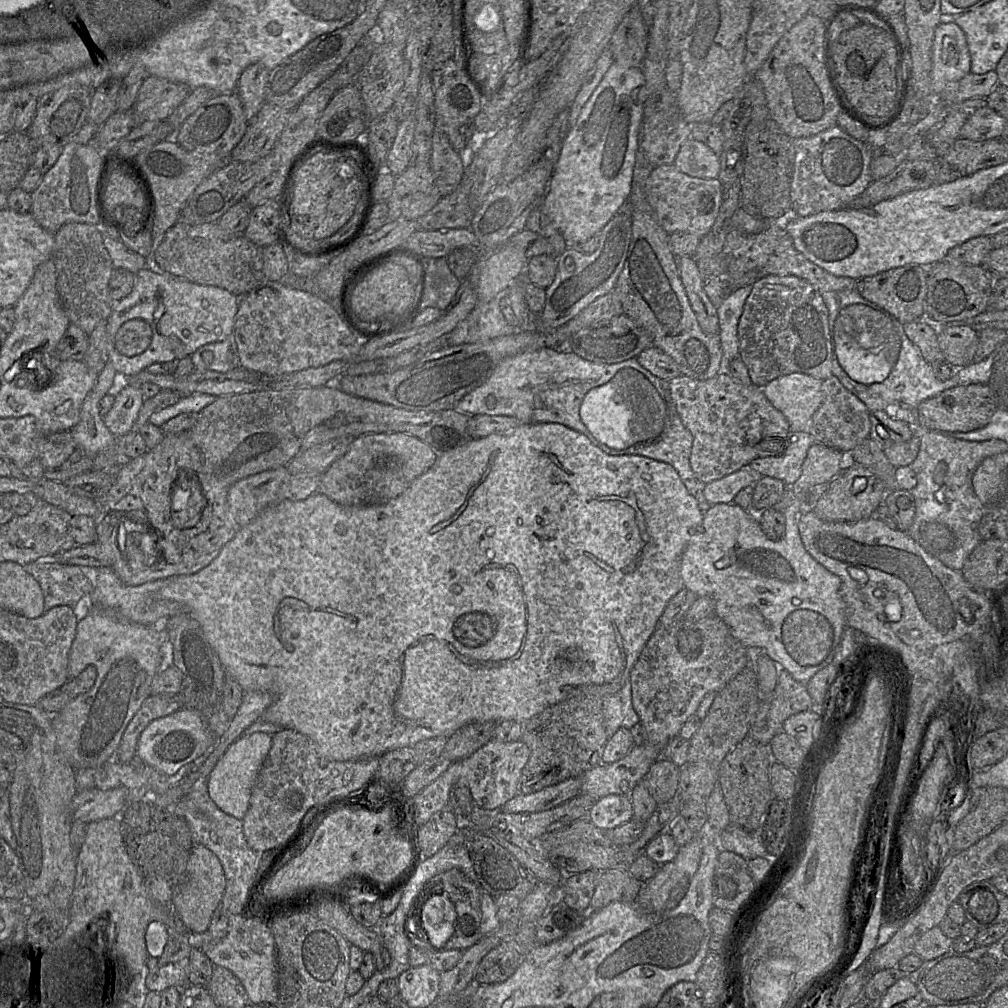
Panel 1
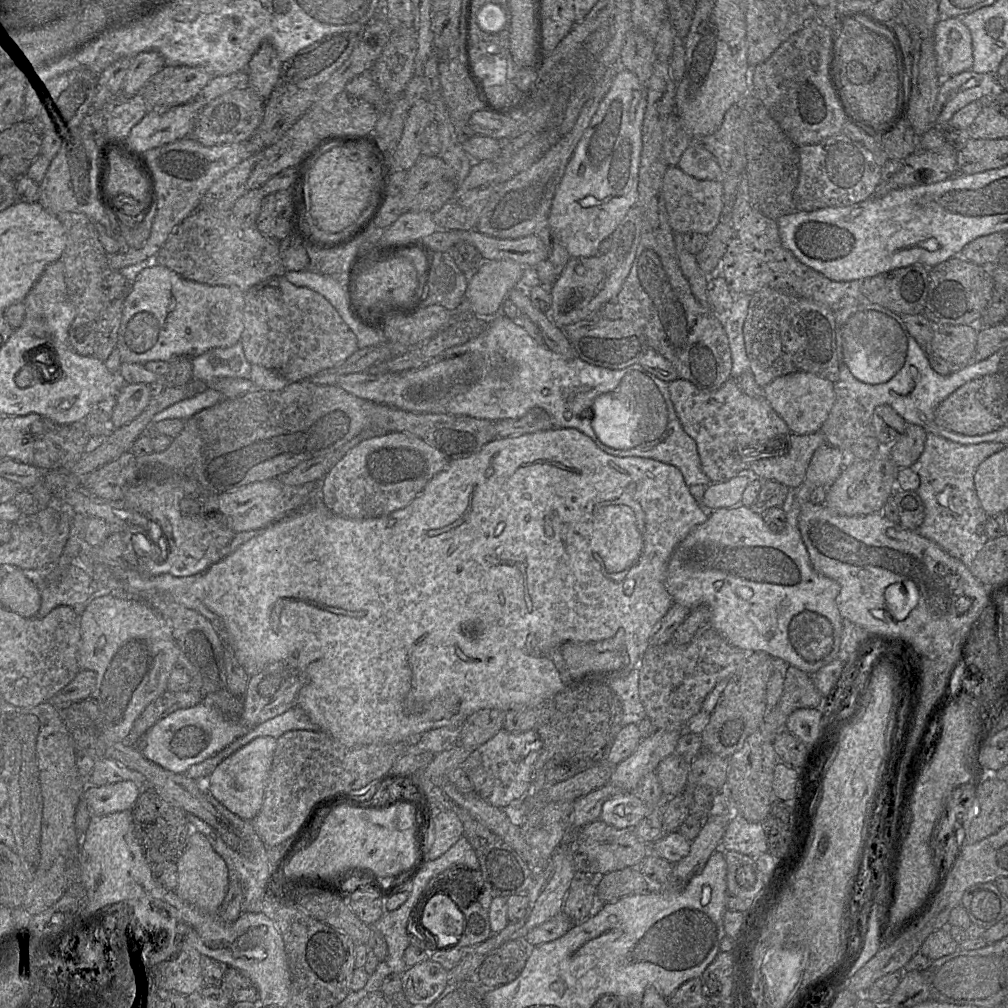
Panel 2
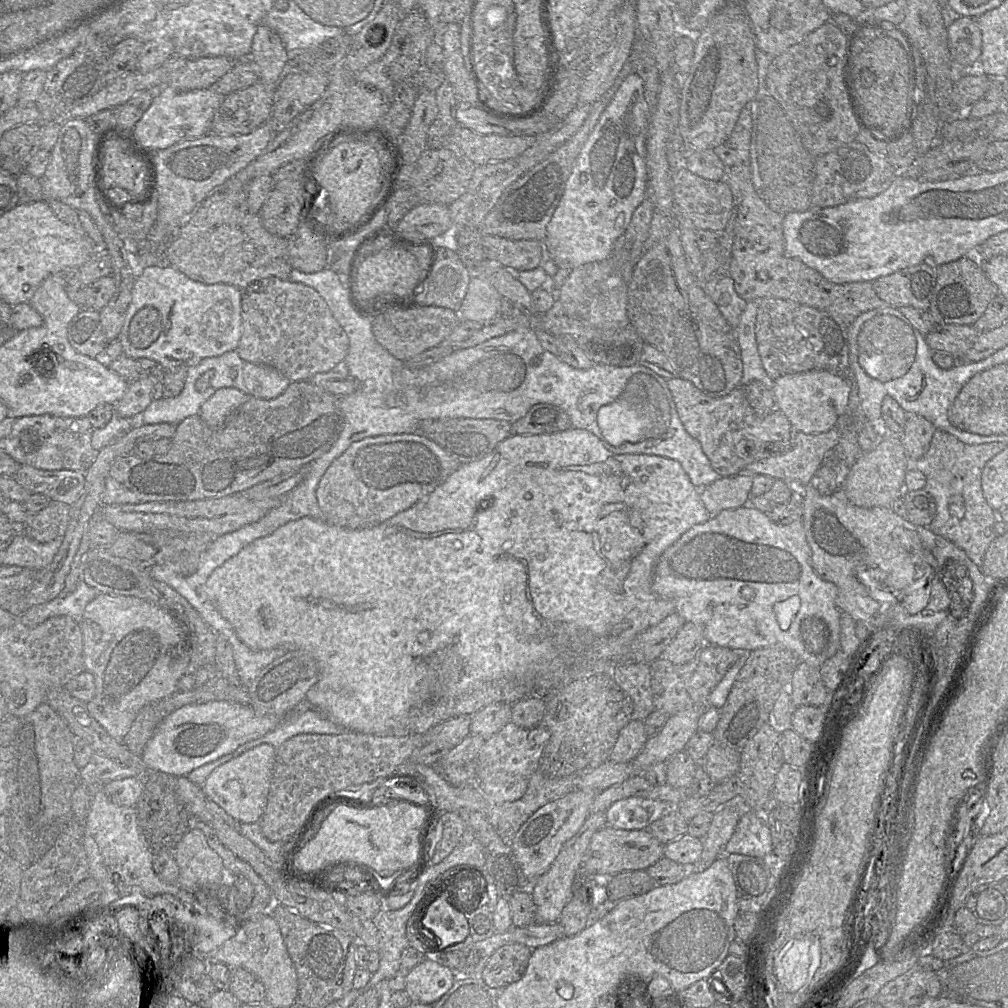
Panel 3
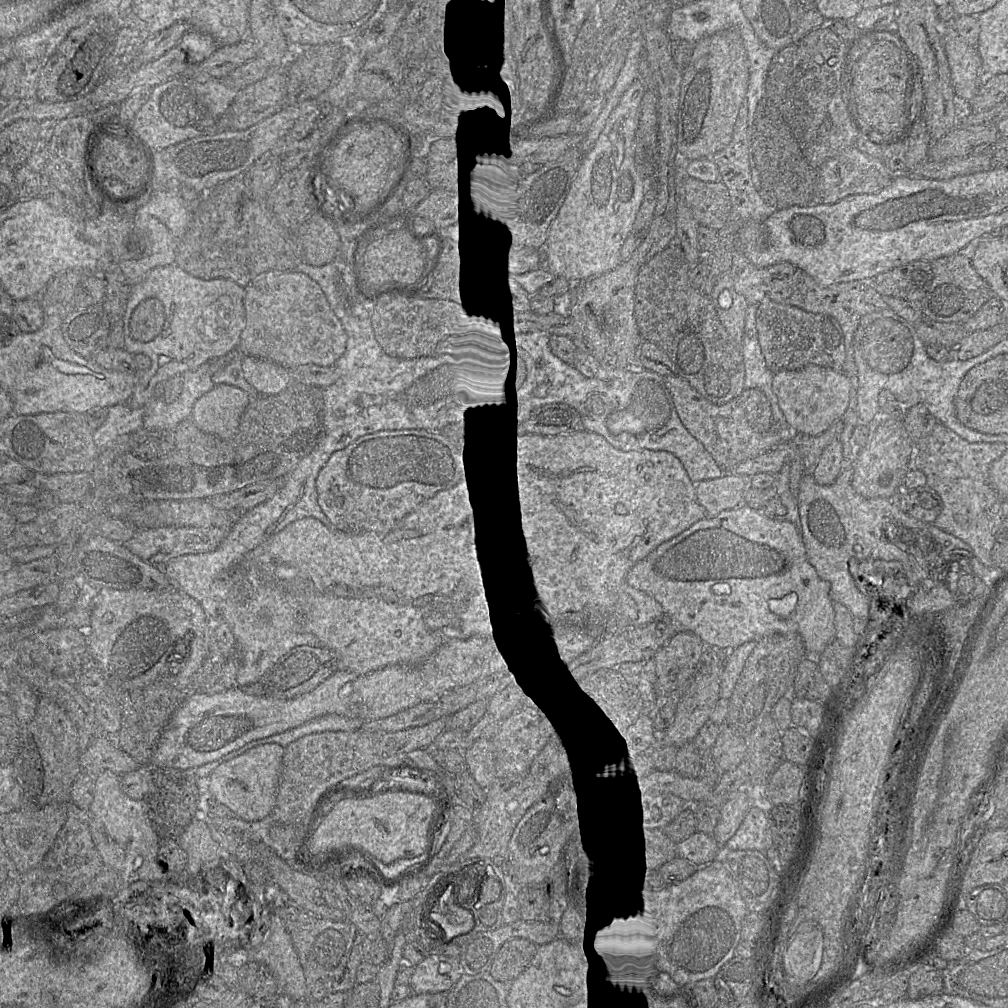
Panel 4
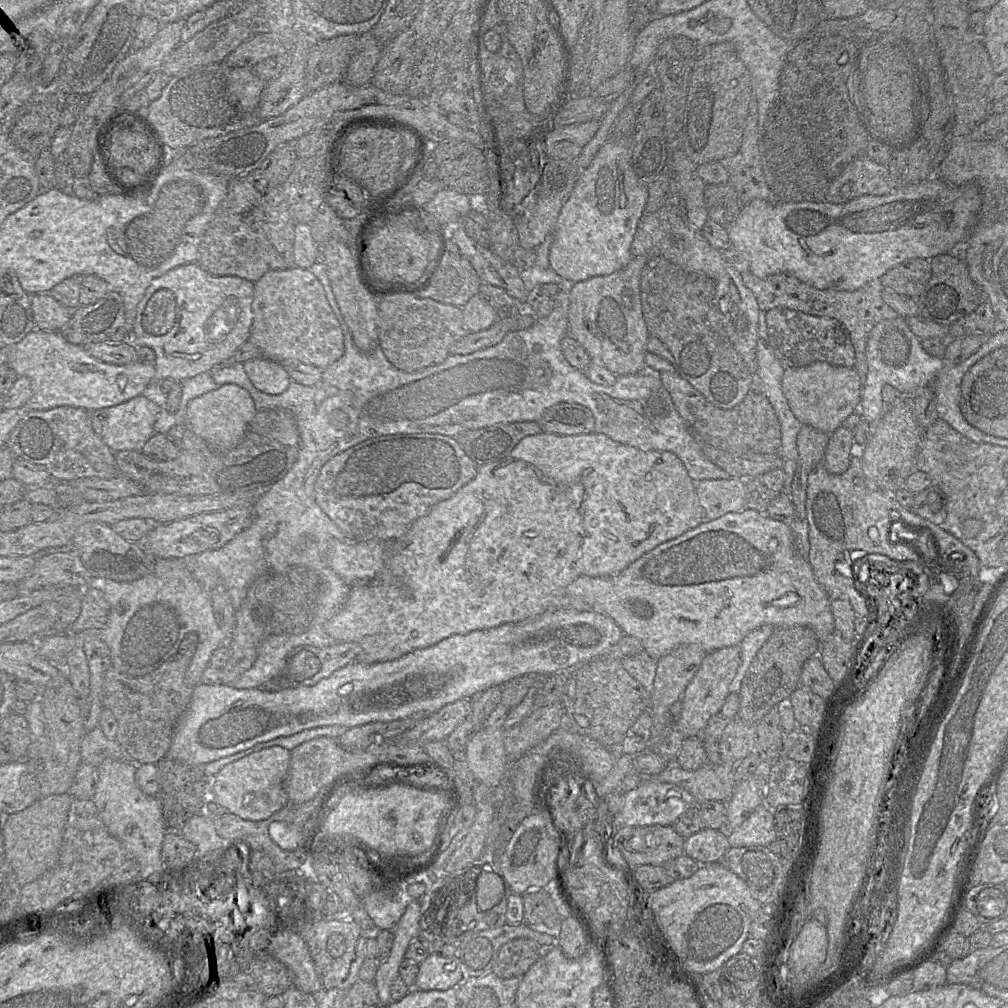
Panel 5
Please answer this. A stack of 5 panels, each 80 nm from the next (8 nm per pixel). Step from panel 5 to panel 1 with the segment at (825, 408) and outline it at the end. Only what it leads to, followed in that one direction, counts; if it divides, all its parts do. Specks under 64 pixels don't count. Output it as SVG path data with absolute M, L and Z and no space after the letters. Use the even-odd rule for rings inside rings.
M804 373L783 375L762 390L769 402L786 417L792 431L807 431L811 418L822 403L821 379Z

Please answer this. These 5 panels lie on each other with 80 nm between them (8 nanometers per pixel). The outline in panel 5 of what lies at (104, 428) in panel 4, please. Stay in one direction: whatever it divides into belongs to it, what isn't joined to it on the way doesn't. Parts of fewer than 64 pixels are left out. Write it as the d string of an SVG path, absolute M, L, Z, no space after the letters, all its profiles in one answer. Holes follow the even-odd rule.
M152 393L105 409L107 419L102 442L115 454L122 450L140 452L155 434L154 423L160 409L158 398Z

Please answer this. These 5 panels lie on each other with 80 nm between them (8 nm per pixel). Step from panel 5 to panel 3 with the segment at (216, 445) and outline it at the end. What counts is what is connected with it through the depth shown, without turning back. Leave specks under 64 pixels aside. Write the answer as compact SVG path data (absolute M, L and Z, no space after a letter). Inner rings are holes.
M236 388L217 389L202 405L199 416L209 427L219 428L247 399L248 396Z

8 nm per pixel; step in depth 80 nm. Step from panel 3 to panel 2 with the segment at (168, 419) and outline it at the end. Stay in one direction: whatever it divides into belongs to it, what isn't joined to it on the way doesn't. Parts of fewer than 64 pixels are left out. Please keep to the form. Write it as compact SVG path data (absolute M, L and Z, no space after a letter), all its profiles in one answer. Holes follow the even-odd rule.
M207 387L204 392L196 394L191 398L181 400L155 414L151 419L151 424L155 424L165 419L176 418L187 420L194 414L215 405L222 399L223 396L220 392Z

